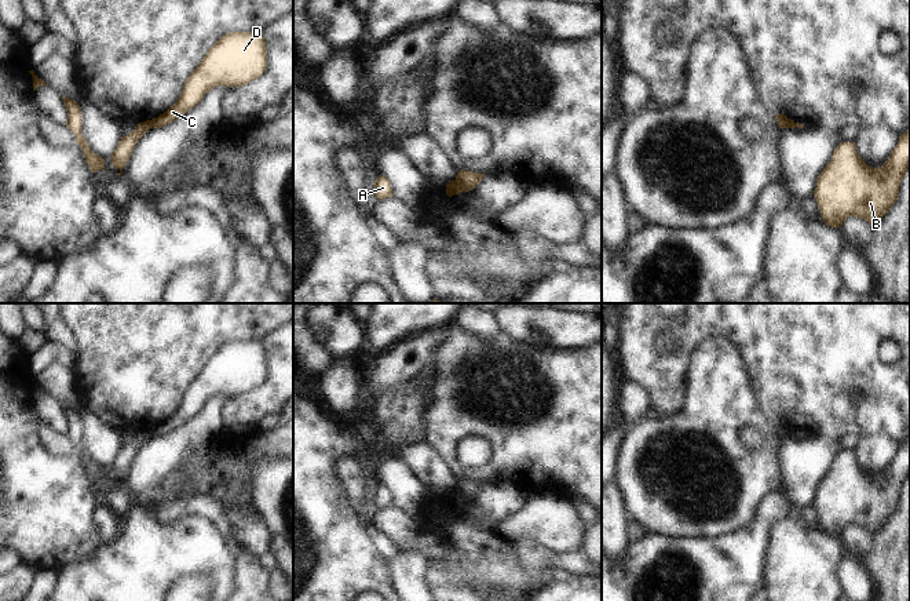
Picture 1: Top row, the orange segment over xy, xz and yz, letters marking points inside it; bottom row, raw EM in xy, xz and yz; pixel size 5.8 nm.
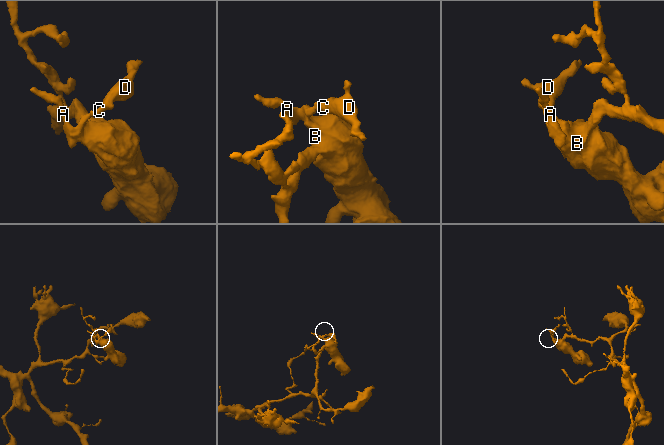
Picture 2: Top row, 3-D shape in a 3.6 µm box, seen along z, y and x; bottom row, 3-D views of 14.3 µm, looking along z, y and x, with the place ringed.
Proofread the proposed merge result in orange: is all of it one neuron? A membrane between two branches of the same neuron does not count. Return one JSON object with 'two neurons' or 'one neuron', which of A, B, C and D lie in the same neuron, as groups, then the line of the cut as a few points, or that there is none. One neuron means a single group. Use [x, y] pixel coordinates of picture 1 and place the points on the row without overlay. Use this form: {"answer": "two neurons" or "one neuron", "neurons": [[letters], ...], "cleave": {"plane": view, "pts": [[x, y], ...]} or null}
{"answer": "two neurons", "neurons": [["A", "B"], ["C", "D"]], "cleave": {"plane": "xz", "pts": [[456, 487], [461, 499]]}}

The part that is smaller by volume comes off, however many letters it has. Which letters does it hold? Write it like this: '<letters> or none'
C, D

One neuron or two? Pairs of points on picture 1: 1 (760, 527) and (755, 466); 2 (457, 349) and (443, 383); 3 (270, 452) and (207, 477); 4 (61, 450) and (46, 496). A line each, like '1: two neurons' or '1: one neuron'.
1: two neurons
2: one neuron
3: one neuron
4: two neurons

